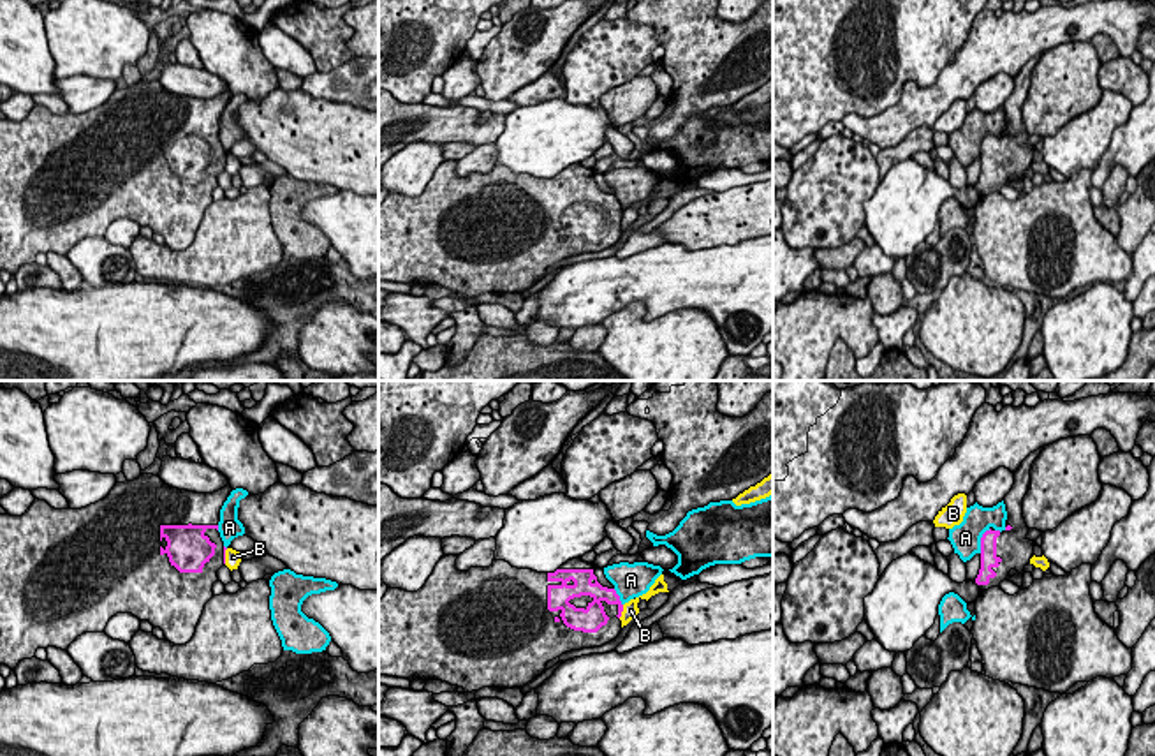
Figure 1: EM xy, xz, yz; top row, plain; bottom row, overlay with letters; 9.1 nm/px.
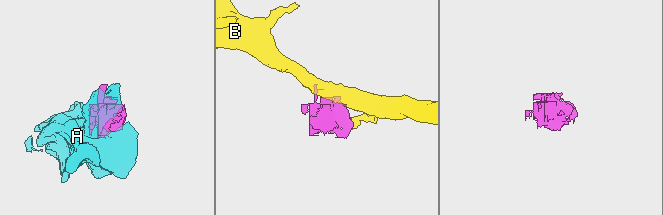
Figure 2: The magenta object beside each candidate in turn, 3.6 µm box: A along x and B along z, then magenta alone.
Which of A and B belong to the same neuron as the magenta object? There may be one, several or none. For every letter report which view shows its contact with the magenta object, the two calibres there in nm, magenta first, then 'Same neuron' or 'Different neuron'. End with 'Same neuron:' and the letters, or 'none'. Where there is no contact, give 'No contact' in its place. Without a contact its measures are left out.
A: Touches magenta in yz. Thickness 160 nm (magenta) against 280 nm. Different neuron
B: Touches magenta in xz. Thickness 200 nm (magenta) against 140 nm. Different neuron
Same neuron: none

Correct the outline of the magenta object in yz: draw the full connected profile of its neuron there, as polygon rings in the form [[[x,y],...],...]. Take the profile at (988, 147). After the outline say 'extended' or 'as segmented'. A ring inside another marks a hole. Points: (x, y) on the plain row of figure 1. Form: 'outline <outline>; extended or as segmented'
outline [[[1042,55],[1030,58],[1014,78],[1014,90],[1004,102],[1007,116],[1005,134],[1002,137],[989,134],[981,143],[981,174],[975,183],[981,197],[998,192],[1004,185],[1012,187],[1019,194],[1023,190],[1023,174],[1030,169],[1035,150],[1035,146],[1026,143],[1030,134],[1023,123],[1023,102],[1028,97],[1032,69]]]; extended

